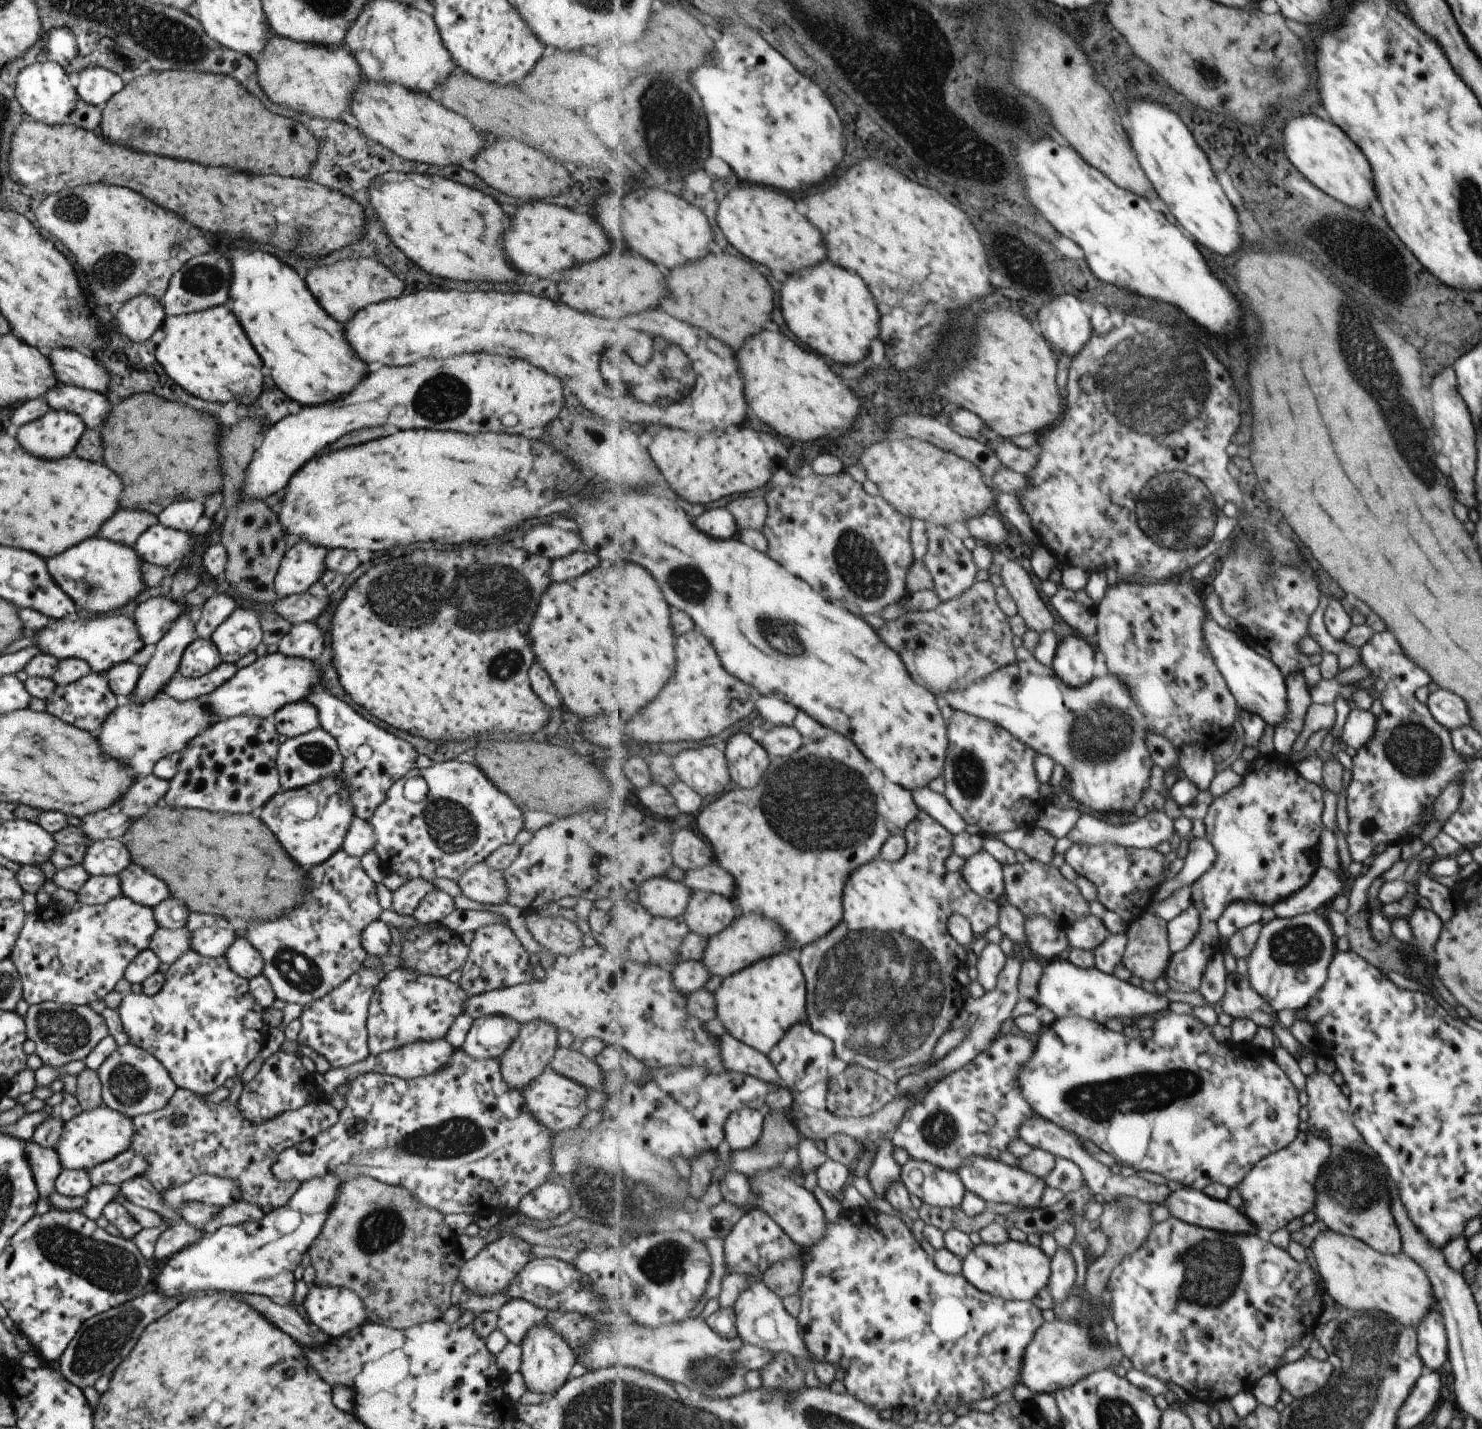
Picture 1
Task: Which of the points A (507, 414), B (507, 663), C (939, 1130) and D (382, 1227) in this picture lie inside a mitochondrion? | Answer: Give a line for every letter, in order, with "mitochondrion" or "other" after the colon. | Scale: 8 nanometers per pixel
A: other
B: mitochondrion
C: mitochondrion
D: mitochondrion

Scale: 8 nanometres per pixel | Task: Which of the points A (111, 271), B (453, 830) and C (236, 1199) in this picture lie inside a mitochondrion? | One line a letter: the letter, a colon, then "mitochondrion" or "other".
A: mitochondrion
B: mitochondrion
C: other

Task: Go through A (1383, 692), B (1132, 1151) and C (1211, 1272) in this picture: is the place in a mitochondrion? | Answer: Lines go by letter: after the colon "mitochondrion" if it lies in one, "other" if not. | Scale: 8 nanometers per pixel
A: other
B: other
C: mitochondrion

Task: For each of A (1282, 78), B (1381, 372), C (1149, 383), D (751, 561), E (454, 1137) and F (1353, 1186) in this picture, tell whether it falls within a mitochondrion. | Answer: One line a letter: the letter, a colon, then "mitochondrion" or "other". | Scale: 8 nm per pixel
A: mitochondrion
B: mitochondrion
C: mitochondrion
D: other
E: mitochondrion
F: mitochondrion

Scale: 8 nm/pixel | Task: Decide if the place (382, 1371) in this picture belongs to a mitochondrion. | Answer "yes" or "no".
no

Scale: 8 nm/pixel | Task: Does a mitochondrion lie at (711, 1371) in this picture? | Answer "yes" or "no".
yes

